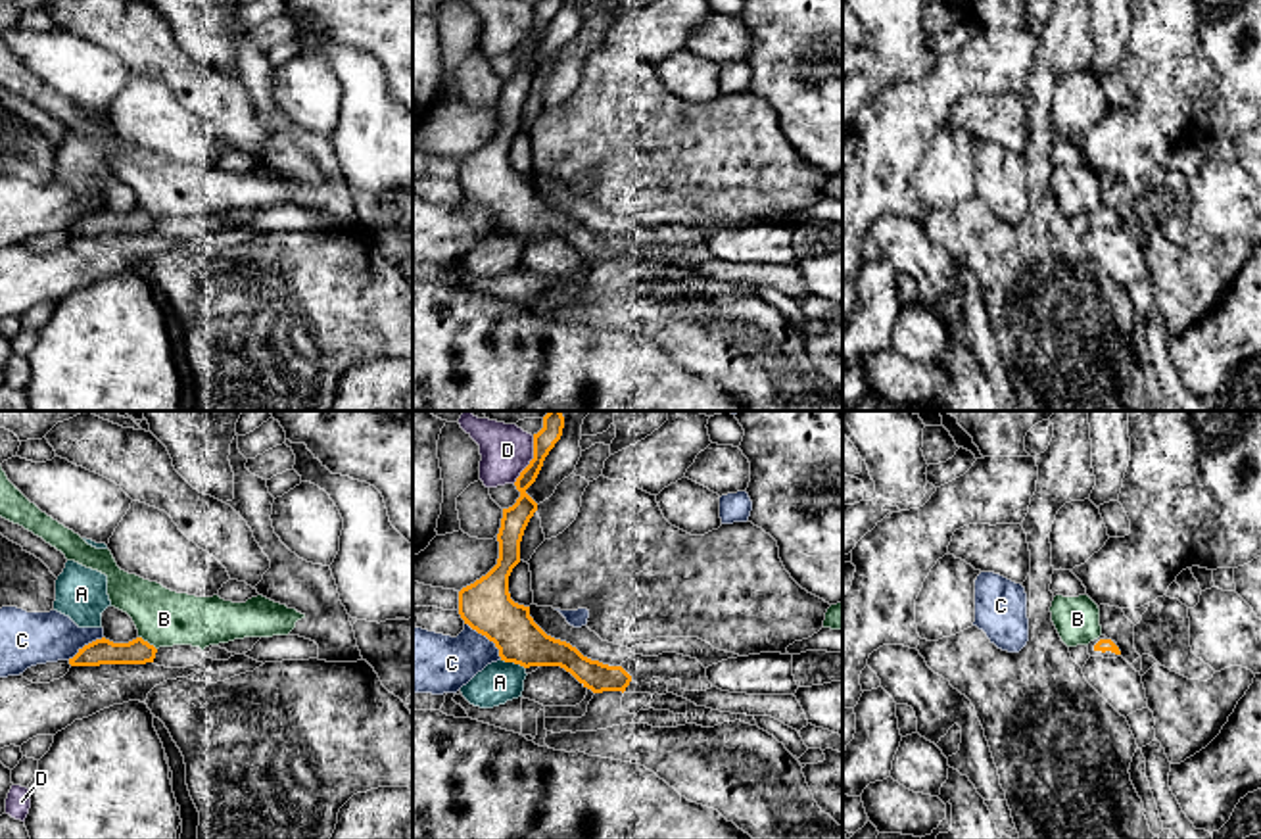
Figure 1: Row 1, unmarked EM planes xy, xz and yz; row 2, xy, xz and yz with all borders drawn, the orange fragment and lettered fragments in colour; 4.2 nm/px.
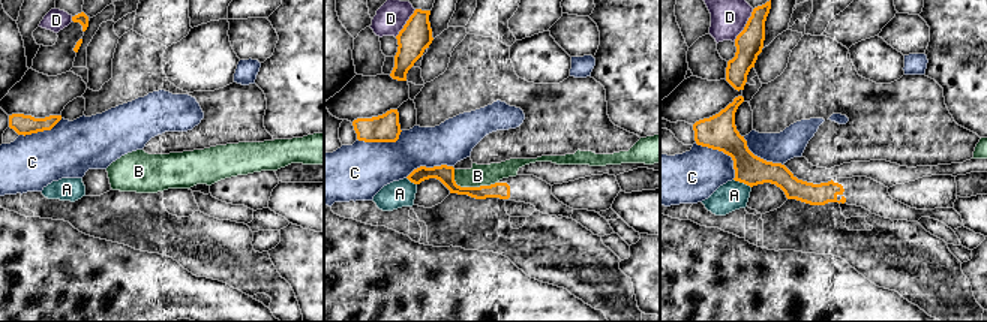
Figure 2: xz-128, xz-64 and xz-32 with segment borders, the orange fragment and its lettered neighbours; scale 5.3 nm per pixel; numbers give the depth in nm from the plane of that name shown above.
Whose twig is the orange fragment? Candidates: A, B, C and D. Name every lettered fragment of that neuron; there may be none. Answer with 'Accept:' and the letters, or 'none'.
Accept: none

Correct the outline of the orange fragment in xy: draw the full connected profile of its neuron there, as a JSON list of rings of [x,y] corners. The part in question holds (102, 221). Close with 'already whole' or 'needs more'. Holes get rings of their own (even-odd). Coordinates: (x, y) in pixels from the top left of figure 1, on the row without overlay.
[[[106,207],[96,209],[69,228],[71,236],[100,236],[100,234],[146,234],[154,232],[157,219],[136,207],[129,213],[113,213]]] | already whole

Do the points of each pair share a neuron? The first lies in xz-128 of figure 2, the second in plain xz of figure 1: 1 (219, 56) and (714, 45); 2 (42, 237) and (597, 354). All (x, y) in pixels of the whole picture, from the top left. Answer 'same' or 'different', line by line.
1: different
2: same

